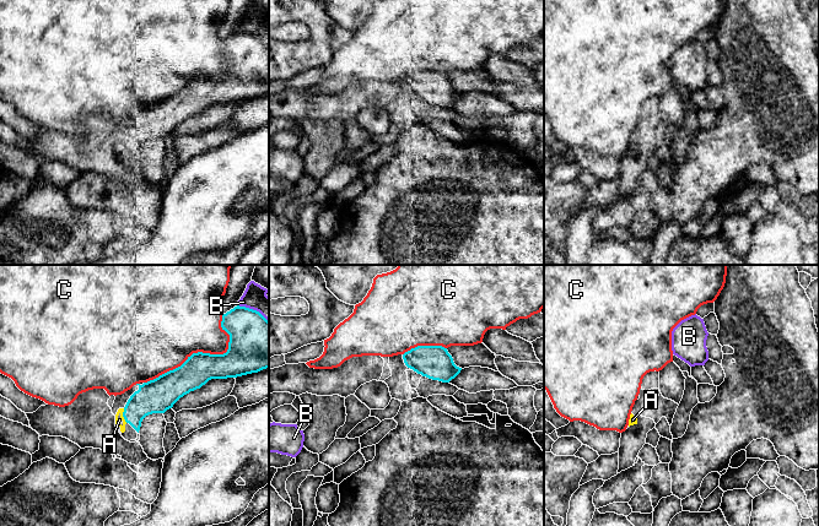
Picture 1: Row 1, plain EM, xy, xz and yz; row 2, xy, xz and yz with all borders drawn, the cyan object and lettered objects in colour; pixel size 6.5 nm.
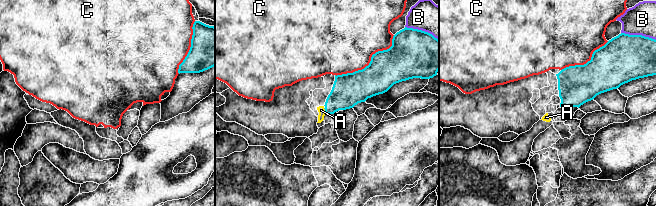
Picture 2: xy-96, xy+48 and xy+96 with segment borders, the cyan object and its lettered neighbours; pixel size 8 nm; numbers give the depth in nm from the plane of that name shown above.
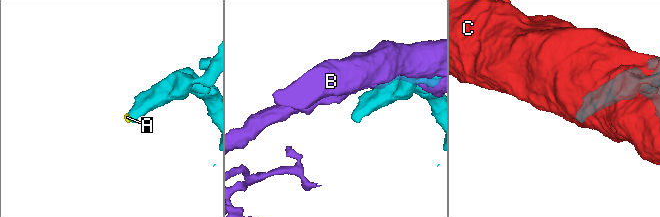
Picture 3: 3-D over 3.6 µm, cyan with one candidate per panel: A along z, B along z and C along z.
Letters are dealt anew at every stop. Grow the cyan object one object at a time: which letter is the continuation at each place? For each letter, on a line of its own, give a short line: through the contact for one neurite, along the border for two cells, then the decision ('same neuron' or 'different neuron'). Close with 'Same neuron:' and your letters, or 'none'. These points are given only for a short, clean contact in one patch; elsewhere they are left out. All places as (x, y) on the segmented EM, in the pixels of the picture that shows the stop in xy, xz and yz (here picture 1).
A: same neuron
B: different neuron
C: different neuron
Same neuron: A

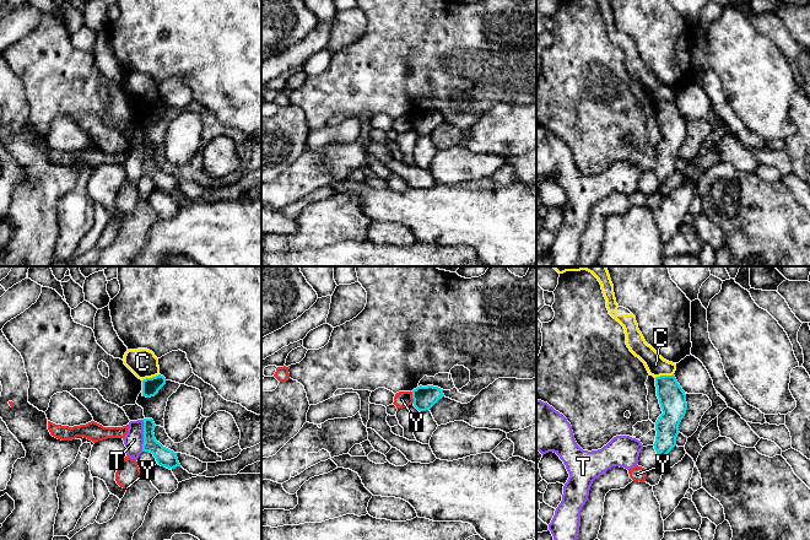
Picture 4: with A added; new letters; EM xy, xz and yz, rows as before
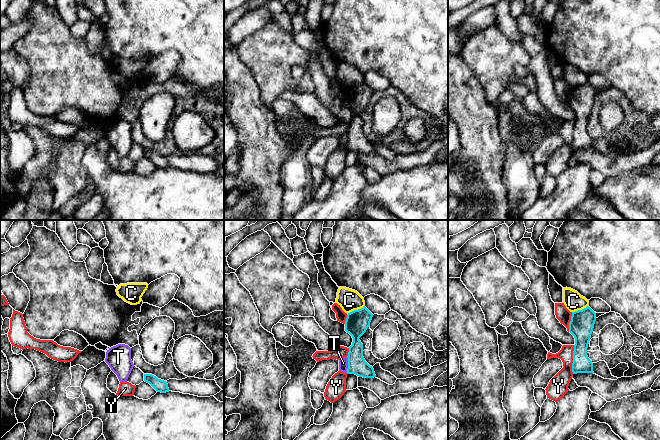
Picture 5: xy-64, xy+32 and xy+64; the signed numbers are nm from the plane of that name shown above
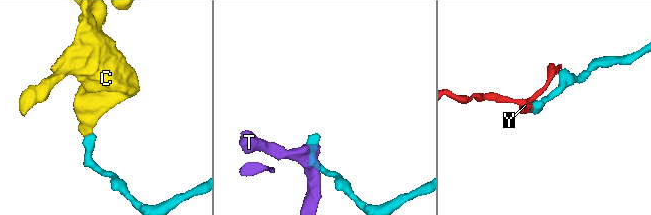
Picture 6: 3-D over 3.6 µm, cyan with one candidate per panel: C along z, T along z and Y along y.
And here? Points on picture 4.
C: line yz (673, 373), (655, 378); different neuron
T: line xy (144, 420), (144, 443), (141, 451); different neuron
Y: line xz (411, 392), (412, 403); different neuron
Same neuron: none

